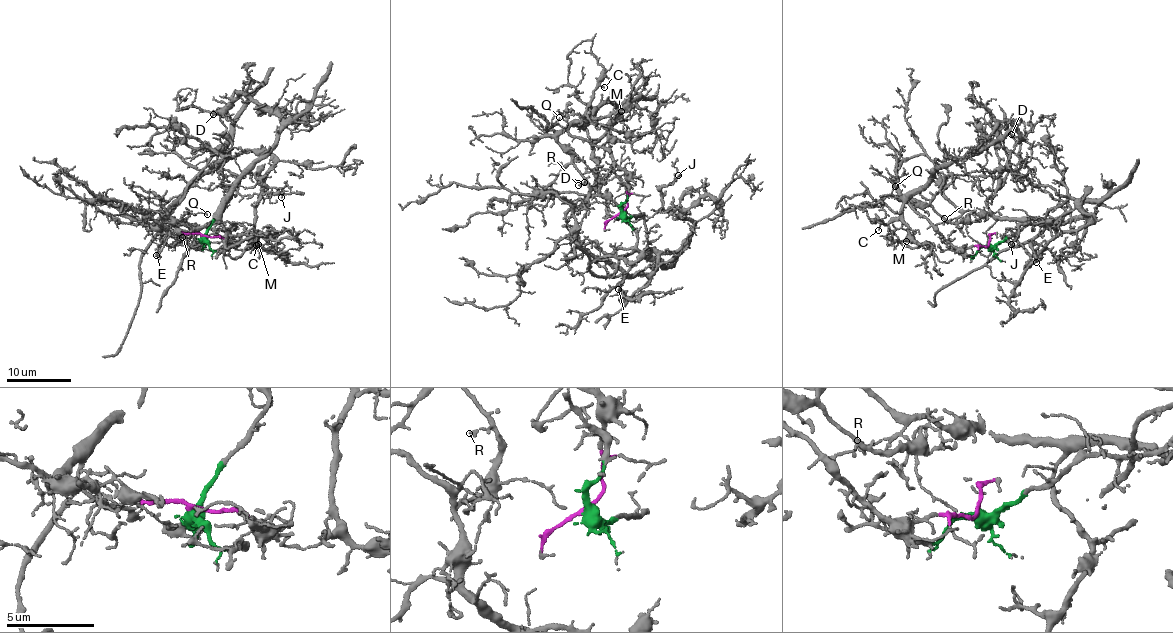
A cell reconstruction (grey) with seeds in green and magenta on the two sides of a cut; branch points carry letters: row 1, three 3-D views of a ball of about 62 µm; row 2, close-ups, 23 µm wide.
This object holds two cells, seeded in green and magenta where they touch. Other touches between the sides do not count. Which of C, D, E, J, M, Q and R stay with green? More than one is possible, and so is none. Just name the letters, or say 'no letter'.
E, J

